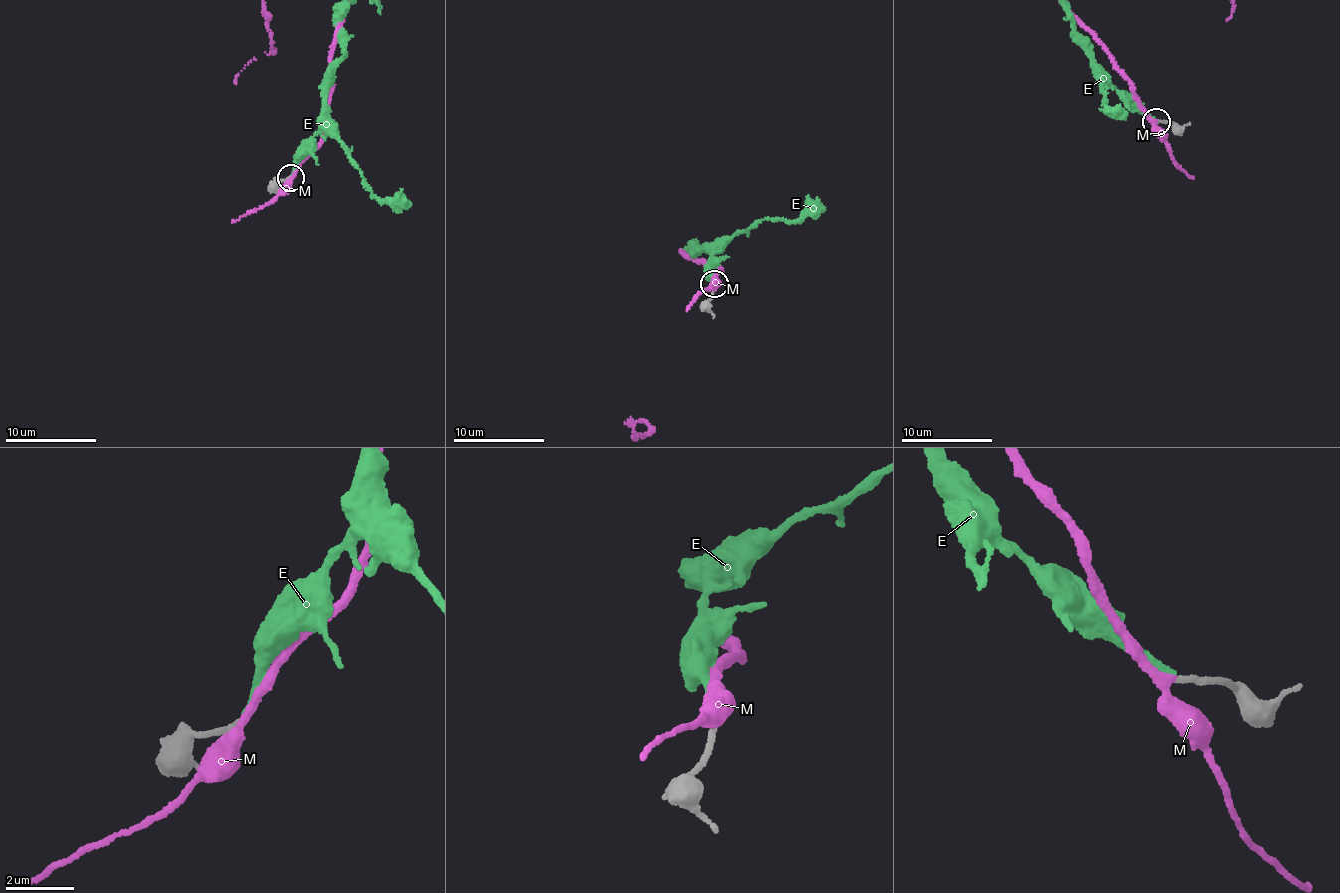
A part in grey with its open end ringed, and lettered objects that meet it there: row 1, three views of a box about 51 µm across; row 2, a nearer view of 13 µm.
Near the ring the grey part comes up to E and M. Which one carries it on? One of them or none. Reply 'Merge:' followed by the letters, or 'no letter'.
Merge: M

